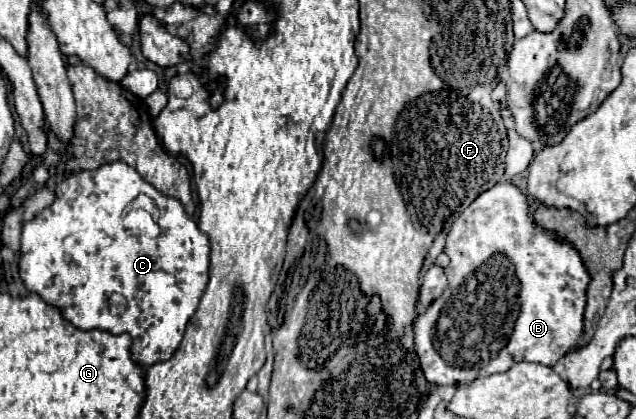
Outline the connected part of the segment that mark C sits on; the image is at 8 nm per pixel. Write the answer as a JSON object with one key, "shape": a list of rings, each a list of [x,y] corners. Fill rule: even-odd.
{"shape":[[[123,161],[105,163],[93,171],[79,171],[57,183],[55,201],[31,221],[23,223],[19,253],[19,277],[27,291],[41,295],[49,305],[57,307],[61,317],[77,329],[129,333],[135,341],[131,347],[133,359],[143,367],[151,367],[173,357],[209,283],[209,237],[185,213],[181,201],[161,195]],[[140,194],[155,199],[159,209],[156,221],[146,210],[127,209]],[[113,295],[123,297],[123,311],[111,311]]]}

